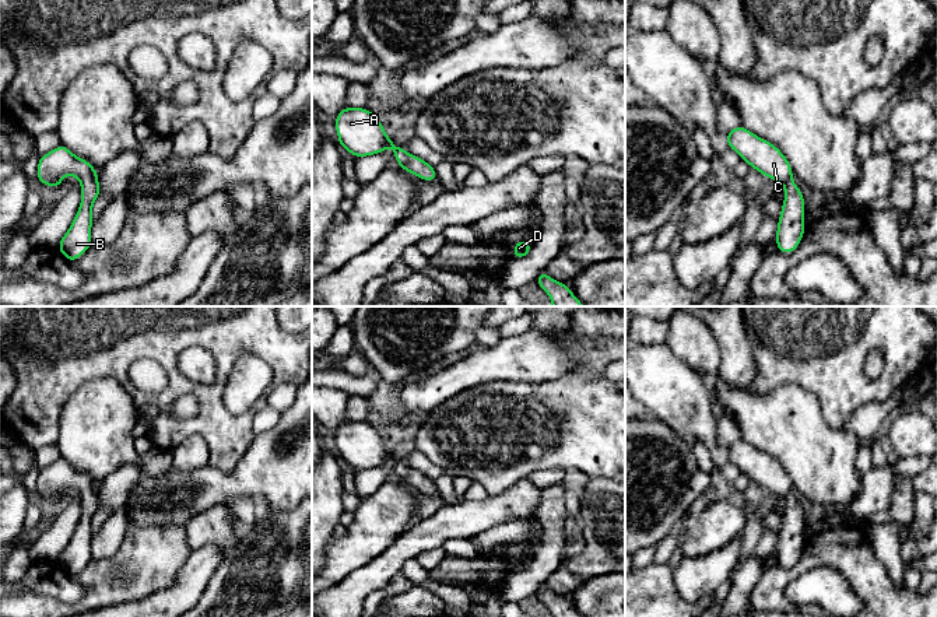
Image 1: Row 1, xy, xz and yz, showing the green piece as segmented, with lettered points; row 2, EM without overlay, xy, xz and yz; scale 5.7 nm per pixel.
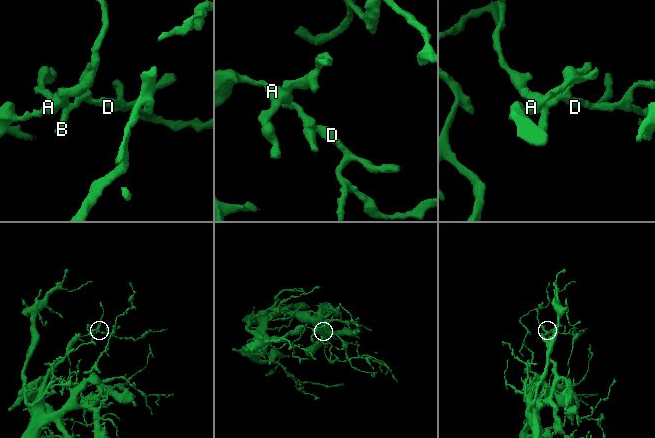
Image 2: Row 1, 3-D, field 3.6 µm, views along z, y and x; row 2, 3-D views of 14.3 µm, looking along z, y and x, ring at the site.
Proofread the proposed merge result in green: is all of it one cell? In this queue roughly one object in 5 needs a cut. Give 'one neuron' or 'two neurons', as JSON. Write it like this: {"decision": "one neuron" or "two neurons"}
{"decision": "one neuron"}

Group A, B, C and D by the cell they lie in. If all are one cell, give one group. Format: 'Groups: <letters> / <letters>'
Groups: A B C D

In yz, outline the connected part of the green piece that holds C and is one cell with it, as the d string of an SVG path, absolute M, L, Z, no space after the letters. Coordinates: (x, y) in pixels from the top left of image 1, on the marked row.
M744 126L727 132L726 139L727 147L734 150L750 166L761 175L783 183L785 203L775 241L779 253L793 253L806 231L803 222L806 207L803 193L793 182L793 171L787 158L776 146L755 136Z

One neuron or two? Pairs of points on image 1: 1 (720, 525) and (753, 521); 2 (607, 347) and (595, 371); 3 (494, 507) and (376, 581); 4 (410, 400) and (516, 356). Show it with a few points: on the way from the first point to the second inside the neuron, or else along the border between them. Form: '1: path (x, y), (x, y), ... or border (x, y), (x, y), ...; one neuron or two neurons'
1: border (736, 500), (746, 516), (741, 533); two neurons
2: path (603, 353), (595, 361), (595, 365); one neuron
3: path (463, 521), (448, 522), (414, 540), (403, 550); one neuron
4: path (437, 388), (490, 364); one neuron

